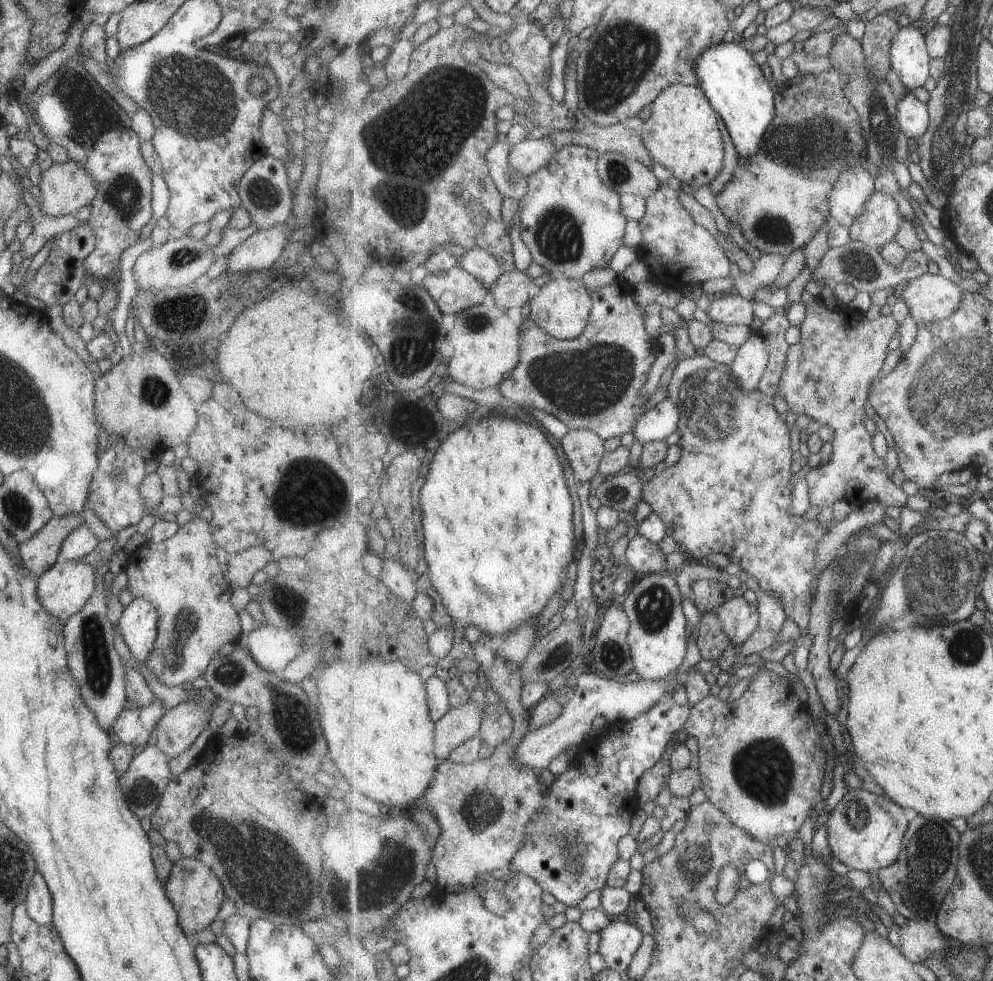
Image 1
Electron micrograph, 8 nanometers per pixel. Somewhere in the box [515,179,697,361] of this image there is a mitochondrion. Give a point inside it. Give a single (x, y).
(558, 236)

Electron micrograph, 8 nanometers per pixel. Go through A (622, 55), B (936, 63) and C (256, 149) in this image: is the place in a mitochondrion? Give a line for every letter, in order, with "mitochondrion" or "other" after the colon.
A: mitochondrion
B: other
C: other

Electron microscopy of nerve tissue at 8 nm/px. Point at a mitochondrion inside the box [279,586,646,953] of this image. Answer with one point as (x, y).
(388, 868)

